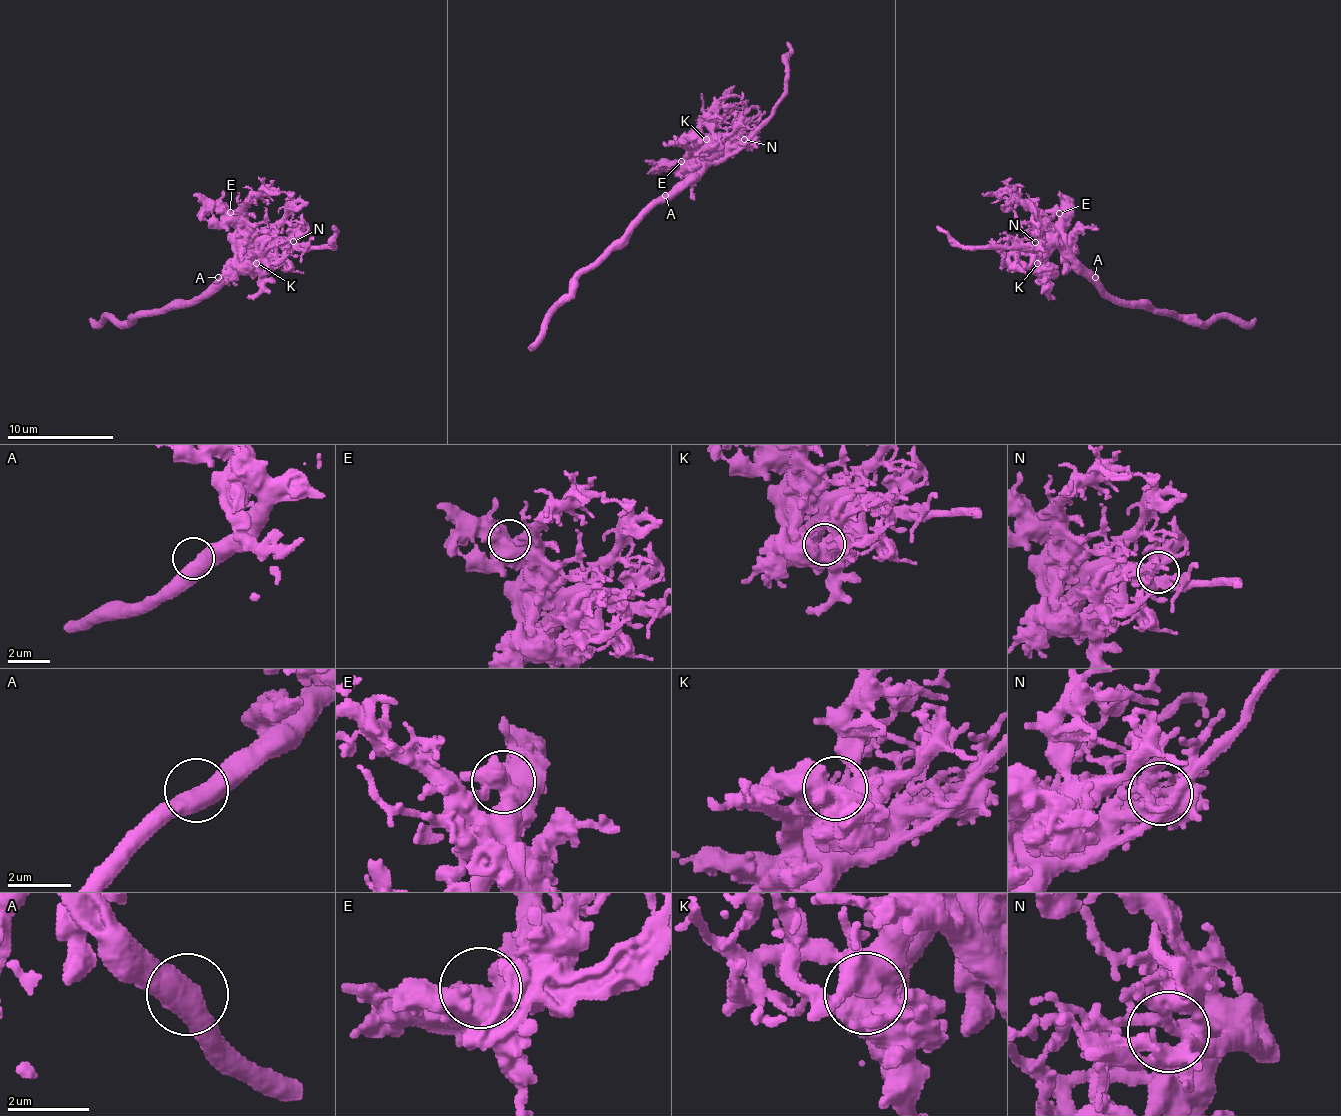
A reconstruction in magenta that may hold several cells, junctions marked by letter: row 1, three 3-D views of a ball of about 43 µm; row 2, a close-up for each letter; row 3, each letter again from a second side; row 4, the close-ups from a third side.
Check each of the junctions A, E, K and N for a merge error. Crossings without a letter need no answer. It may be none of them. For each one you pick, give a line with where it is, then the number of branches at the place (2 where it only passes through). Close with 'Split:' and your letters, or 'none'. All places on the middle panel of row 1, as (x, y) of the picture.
Split: none

